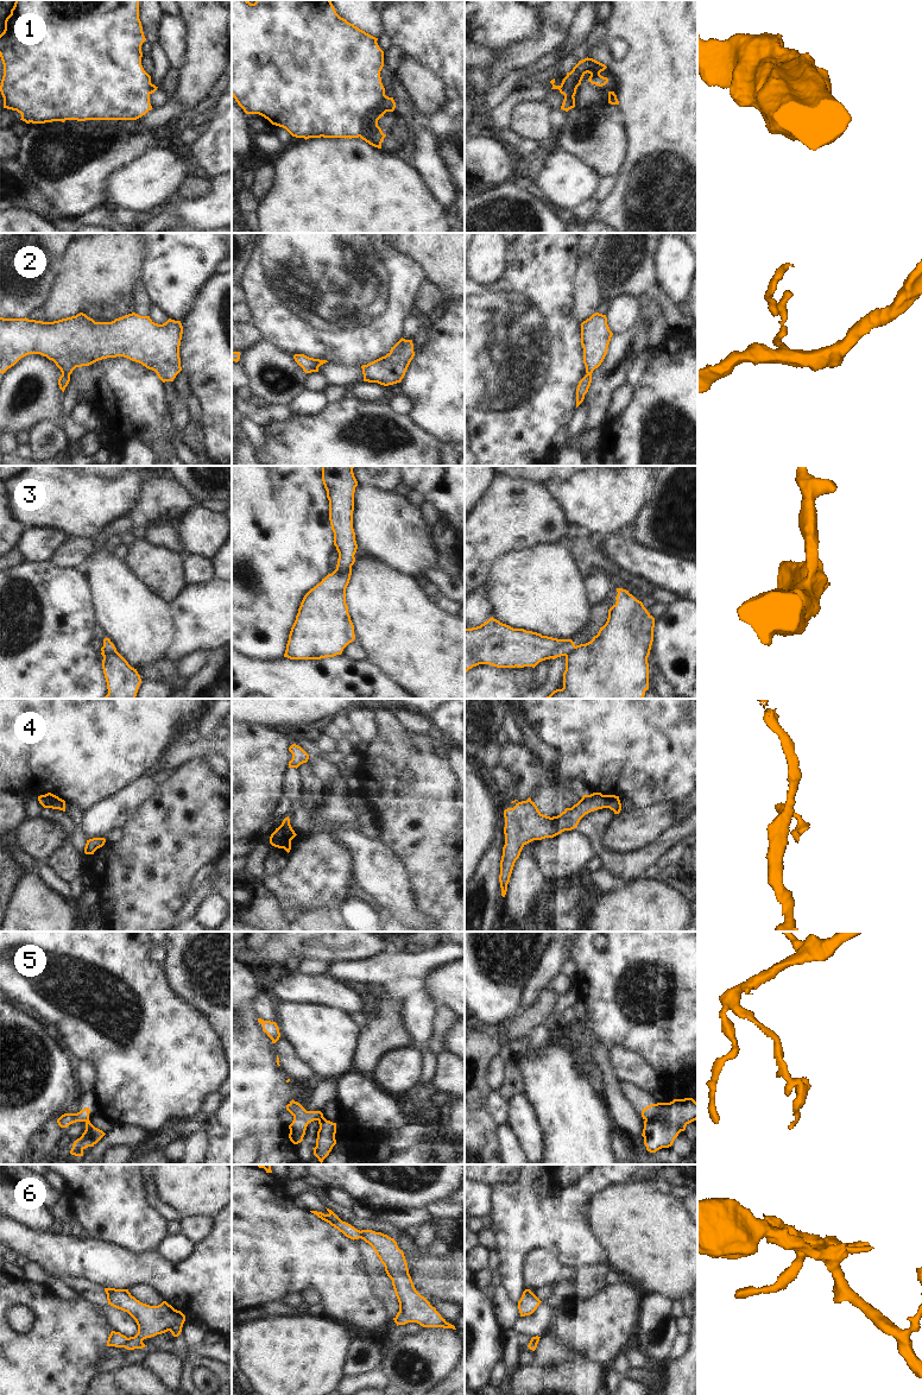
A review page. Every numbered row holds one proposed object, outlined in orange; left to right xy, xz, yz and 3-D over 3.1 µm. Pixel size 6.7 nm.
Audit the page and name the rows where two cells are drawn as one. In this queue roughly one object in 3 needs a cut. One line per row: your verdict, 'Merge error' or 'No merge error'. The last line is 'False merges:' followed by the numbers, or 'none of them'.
1: Merge error
2: No merge error
3: Merge error
4: Merge error
5: Merge error
6: Merge error
False merges: 1, 3, 4, 5, 6

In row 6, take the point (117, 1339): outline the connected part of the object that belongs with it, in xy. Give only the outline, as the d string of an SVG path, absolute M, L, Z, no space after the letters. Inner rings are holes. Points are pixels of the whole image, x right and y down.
M112 1331L107 1340L107 1346L124 1347L127 1340L128 1338L126 1336Z

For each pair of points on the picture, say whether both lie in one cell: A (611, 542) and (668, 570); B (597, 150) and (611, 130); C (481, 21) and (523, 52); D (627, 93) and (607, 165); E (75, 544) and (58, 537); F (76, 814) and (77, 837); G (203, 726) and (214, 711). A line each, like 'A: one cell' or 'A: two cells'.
A: one cell
B: one cell
C: two cells
D: two cells
E: two cells
F: one cell
G: one cell

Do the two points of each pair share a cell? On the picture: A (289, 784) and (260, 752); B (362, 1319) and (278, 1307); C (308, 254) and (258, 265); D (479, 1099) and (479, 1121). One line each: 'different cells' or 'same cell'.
A: different cells
B: different cells
C: same cell
D: different cells

